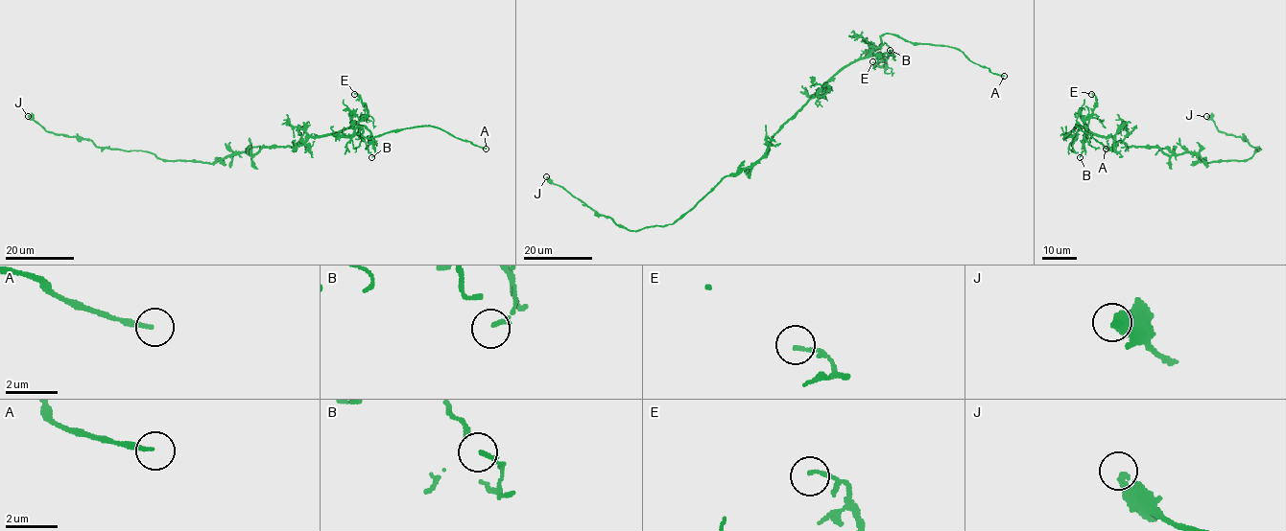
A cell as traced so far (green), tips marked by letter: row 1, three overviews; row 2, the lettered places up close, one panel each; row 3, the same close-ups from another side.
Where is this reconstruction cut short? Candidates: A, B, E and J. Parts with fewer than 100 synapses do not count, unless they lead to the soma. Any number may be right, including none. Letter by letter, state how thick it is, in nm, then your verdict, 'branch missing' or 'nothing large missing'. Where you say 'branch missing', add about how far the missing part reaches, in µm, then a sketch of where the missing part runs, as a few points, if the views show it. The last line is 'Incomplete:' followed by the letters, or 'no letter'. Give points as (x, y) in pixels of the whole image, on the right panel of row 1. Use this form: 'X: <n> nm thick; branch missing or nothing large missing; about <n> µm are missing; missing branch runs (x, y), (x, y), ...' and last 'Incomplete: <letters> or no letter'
A: 180 nm thick; branch missing; about 20 µm are missing
B: 100 nm thick; nothing large missing
E: 130 nm thick; nothing large missing
J: 360 nm thick; nothing large missing
Incomplete: A

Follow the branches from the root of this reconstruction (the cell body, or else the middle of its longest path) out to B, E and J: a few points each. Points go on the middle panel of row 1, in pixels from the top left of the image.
B: (775, 133), (843, 69), (872, 55), (893, 55), (890, 50)
E: (775, 133), (843, 69), (872, 55), (878, 55), (885, 63), (879, 66), (872, 61)
J: (775, 133), (759, 159), (726, 175), (690, 210), (665, 226), (628, 230), (609, 218), (599, 216), (546, 176)

